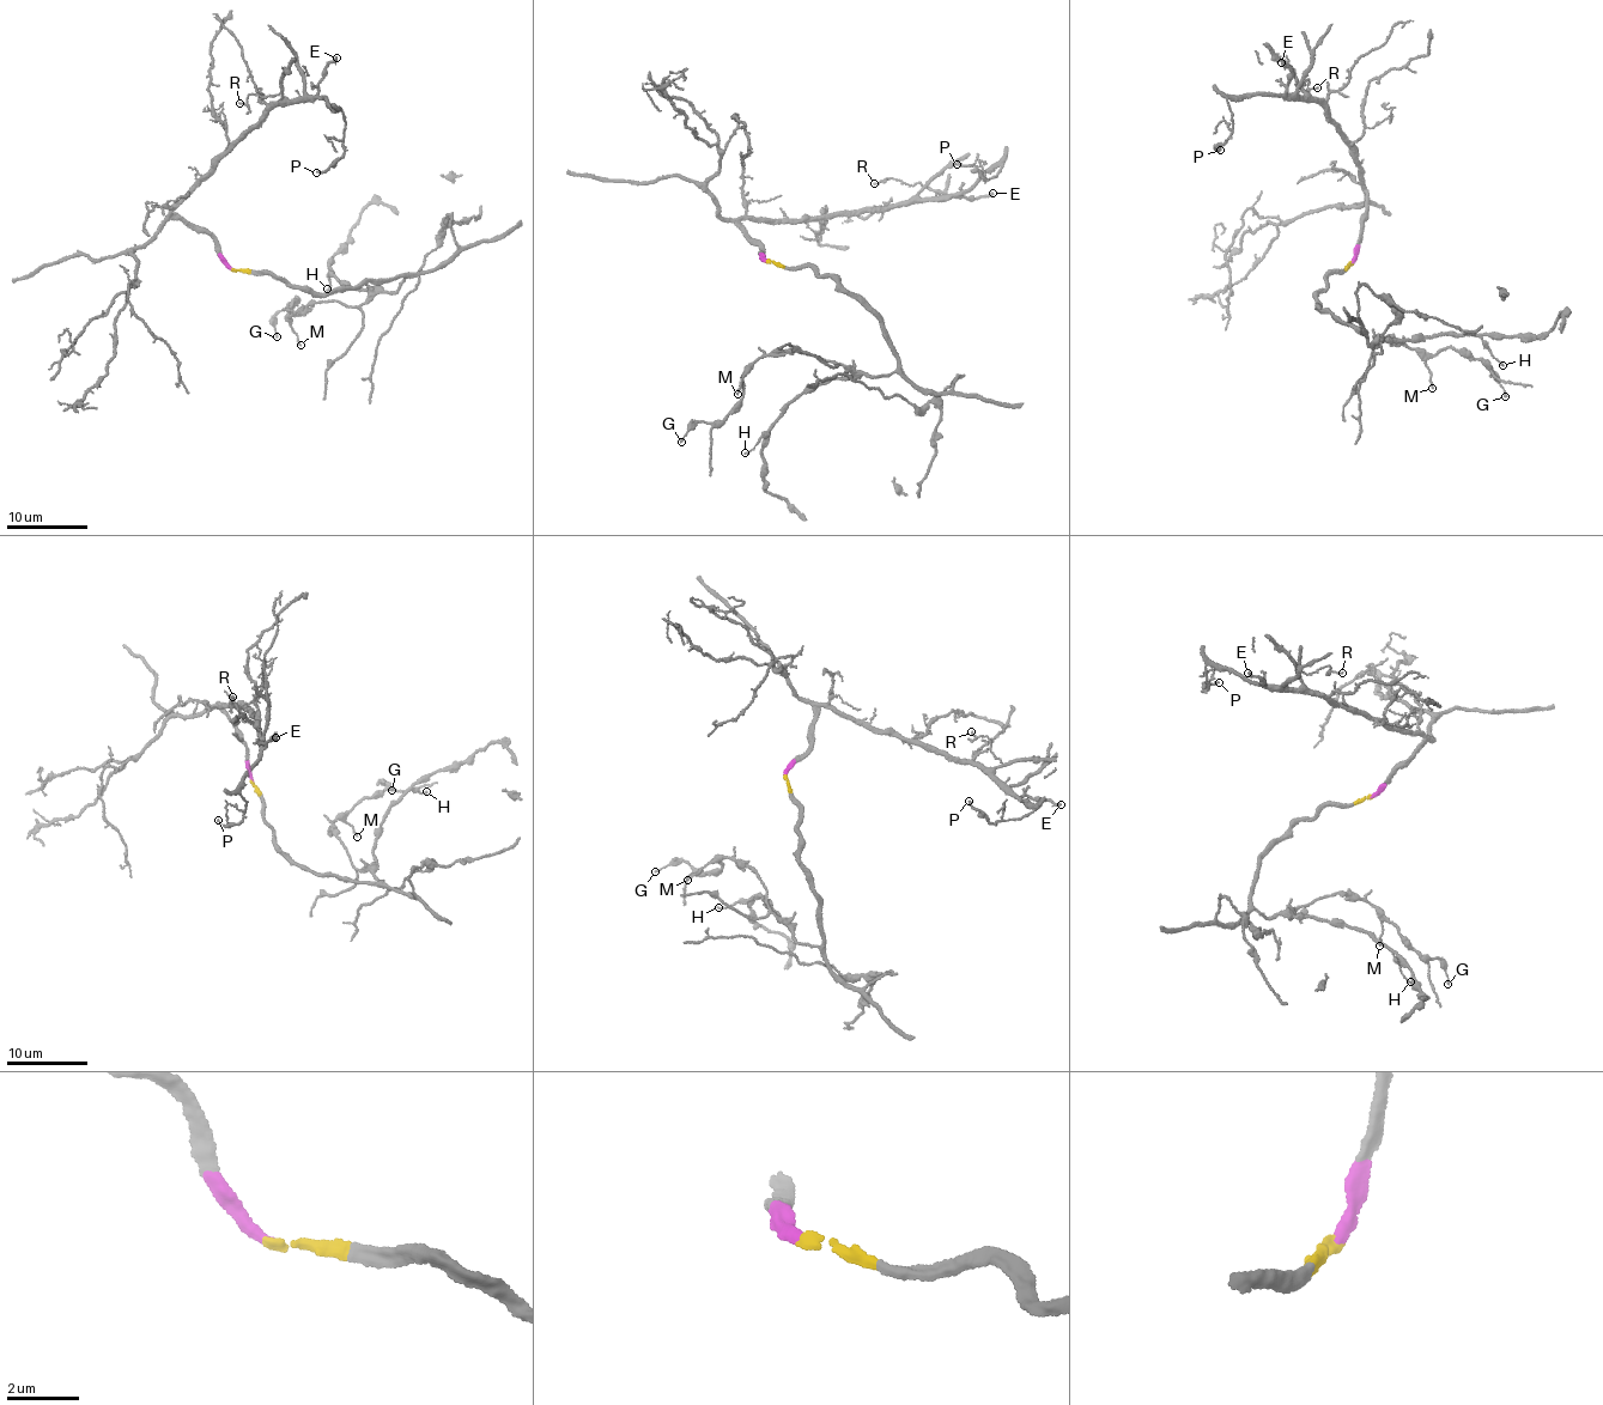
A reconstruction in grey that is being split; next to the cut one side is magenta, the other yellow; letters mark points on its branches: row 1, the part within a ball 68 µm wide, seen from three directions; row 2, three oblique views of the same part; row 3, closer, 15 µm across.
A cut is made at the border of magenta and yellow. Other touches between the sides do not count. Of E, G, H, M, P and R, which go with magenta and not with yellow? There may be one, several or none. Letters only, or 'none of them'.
E, P, R

